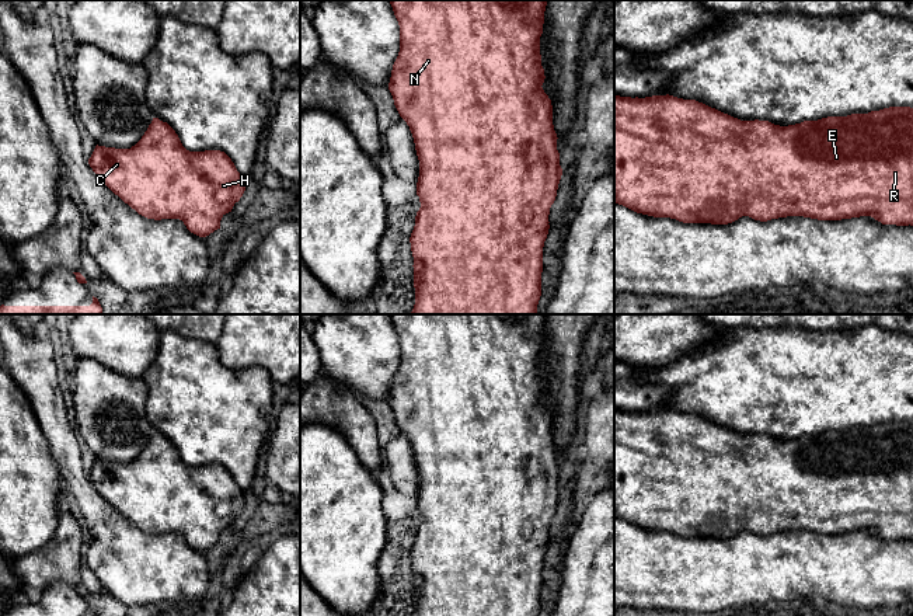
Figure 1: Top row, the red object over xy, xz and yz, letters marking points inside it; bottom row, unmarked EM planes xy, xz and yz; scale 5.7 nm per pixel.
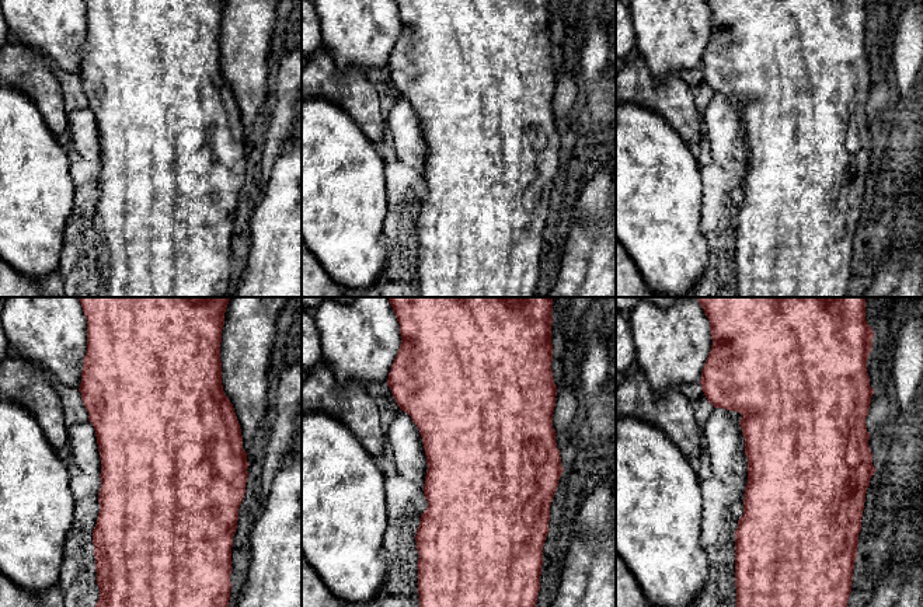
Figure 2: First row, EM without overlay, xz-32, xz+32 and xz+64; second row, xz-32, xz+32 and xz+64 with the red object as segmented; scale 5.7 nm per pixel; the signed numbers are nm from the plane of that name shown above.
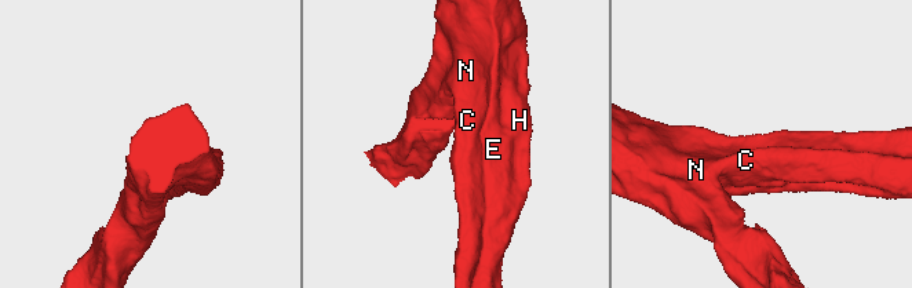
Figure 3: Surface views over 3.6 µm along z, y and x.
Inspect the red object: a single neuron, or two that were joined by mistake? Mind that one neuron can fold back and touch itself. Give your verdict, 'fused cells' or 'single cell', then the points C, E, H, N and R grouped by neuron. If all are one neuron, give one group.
single cell | C E H N R

